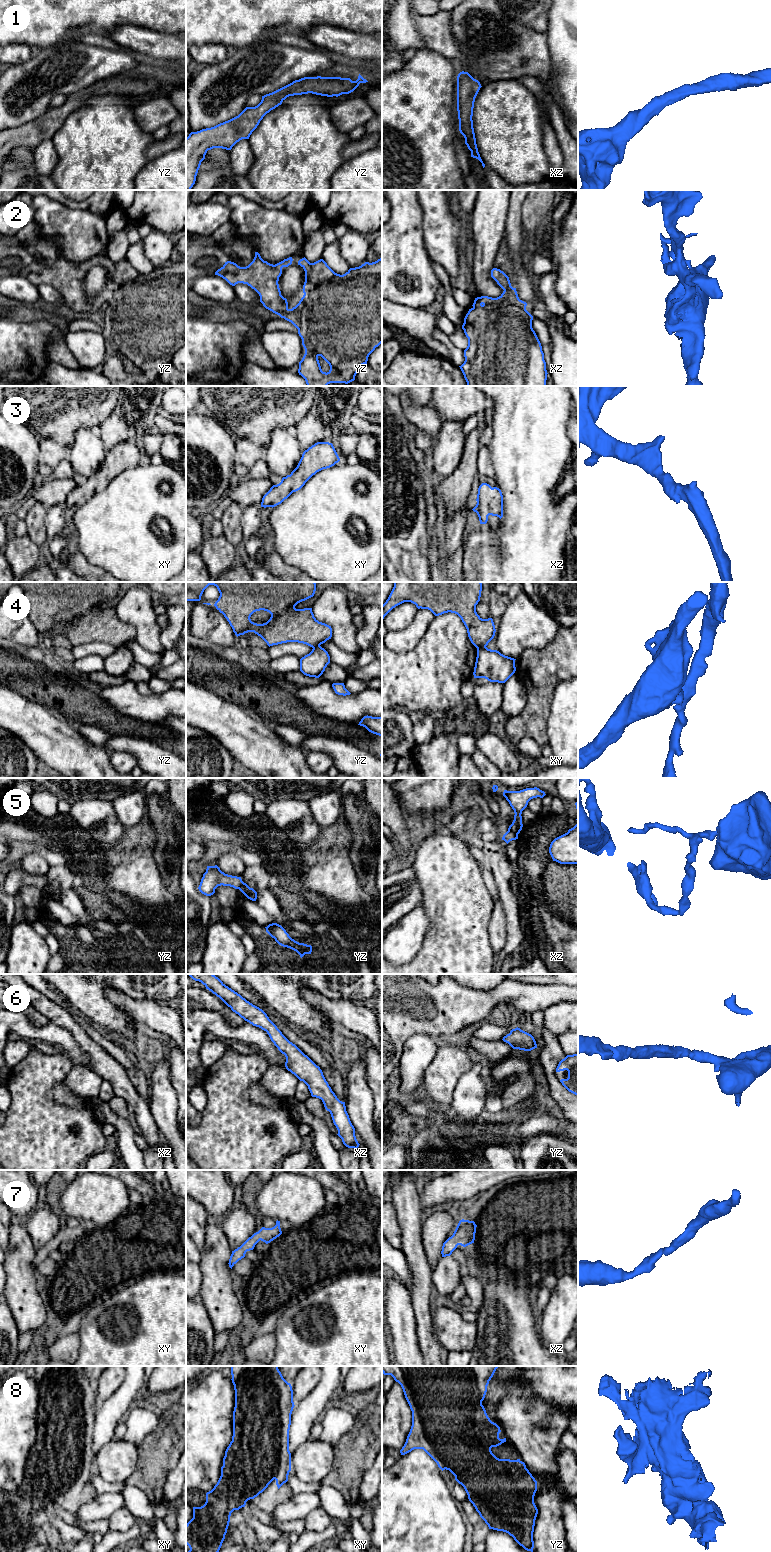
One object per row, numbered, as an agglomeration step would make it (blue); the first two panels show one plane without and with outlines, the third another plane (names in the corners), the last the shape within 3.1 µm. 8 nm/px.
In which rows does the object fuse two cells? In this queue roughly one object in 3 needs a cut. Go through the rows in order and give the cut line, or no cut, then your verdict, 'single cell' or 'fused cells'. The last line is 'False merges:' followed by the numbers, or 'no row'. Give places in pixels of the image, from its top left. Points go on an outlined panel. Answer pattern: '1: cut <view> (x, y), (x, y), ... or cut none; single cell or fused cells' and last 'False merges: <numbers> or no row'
1: cut none; single cell
2: cut none; single cell
3: cut none; single cell
4: cut xy (485, 646), (477, 648); fused cells
5: cut xz (508, 828), (518, 833); fused cells
6: cut none; single cell
7: cut none; single cell
8: cut none; single cell
False merges: 4, 5

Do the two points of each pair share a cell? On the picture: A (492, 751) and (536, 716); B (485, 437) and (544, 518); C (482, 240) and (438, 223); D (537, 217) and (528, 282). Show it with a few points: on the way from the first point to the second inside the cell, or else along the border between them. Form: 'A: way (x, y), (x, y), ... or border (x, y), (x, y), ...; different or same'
A: border (506, 739), (514, 747); different
B: border (490, 425), (492, 439), (485, 447); different
C: border (468, 220), (471, 241); different
D: border (521, 212), (521, 223), (526, 235); different

